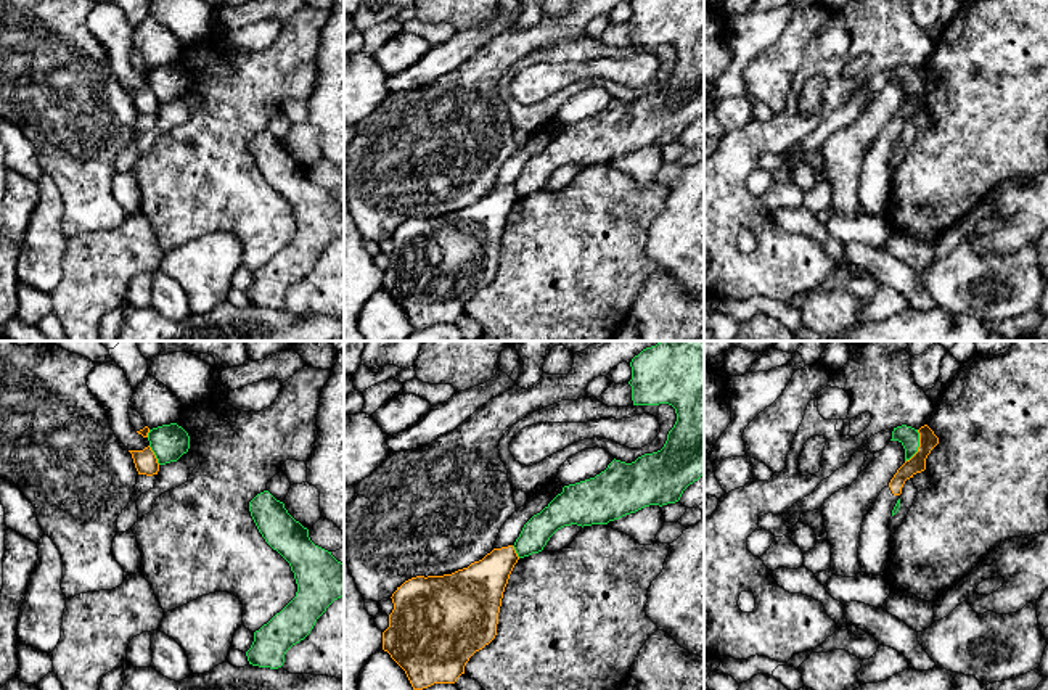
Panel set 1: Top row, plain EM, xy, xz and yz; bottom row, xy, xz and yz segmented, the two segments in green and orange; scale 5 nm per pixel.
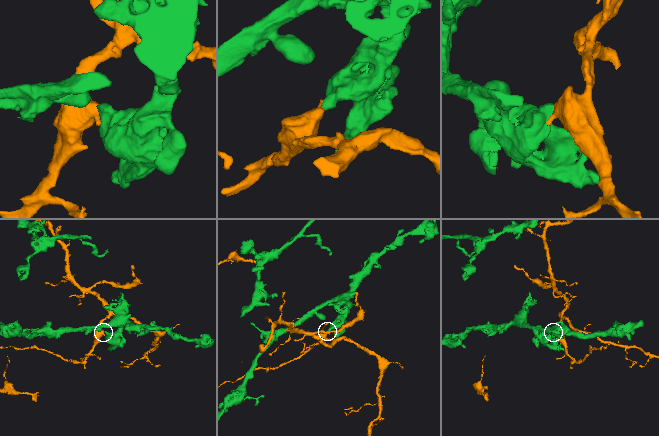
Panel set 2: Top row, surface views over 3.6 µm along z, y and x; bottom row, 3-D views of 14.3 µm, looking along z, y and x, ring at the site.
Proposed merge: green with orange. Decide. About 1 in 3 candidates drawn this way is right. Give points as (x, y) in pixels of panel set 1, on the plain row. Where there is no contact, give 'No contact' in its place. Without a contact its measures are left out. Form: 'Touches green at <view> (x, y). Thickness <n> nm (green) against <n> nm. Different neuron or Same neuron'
Touches green at yz (918, 86). Thickness 100 nm (green) against 90 nm. Different neuron

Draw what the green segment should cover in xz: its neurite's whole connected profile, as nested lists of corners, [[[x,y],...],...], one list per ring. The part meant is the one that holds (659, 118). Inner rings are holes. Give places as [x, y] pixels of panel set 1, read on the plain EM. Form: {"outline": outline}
{"outline": [[[632,0],[630,6],[633,45],[669,43],[675,48],[677,61],[664,87],[632,103],[614,98],[595,117],[564,125],[561,133],[524,164],[513,185],[519,198],[542,191],[564,166],[608,164],[649,145],[675,143],[690,124],[704,116],[704,0]]]}

